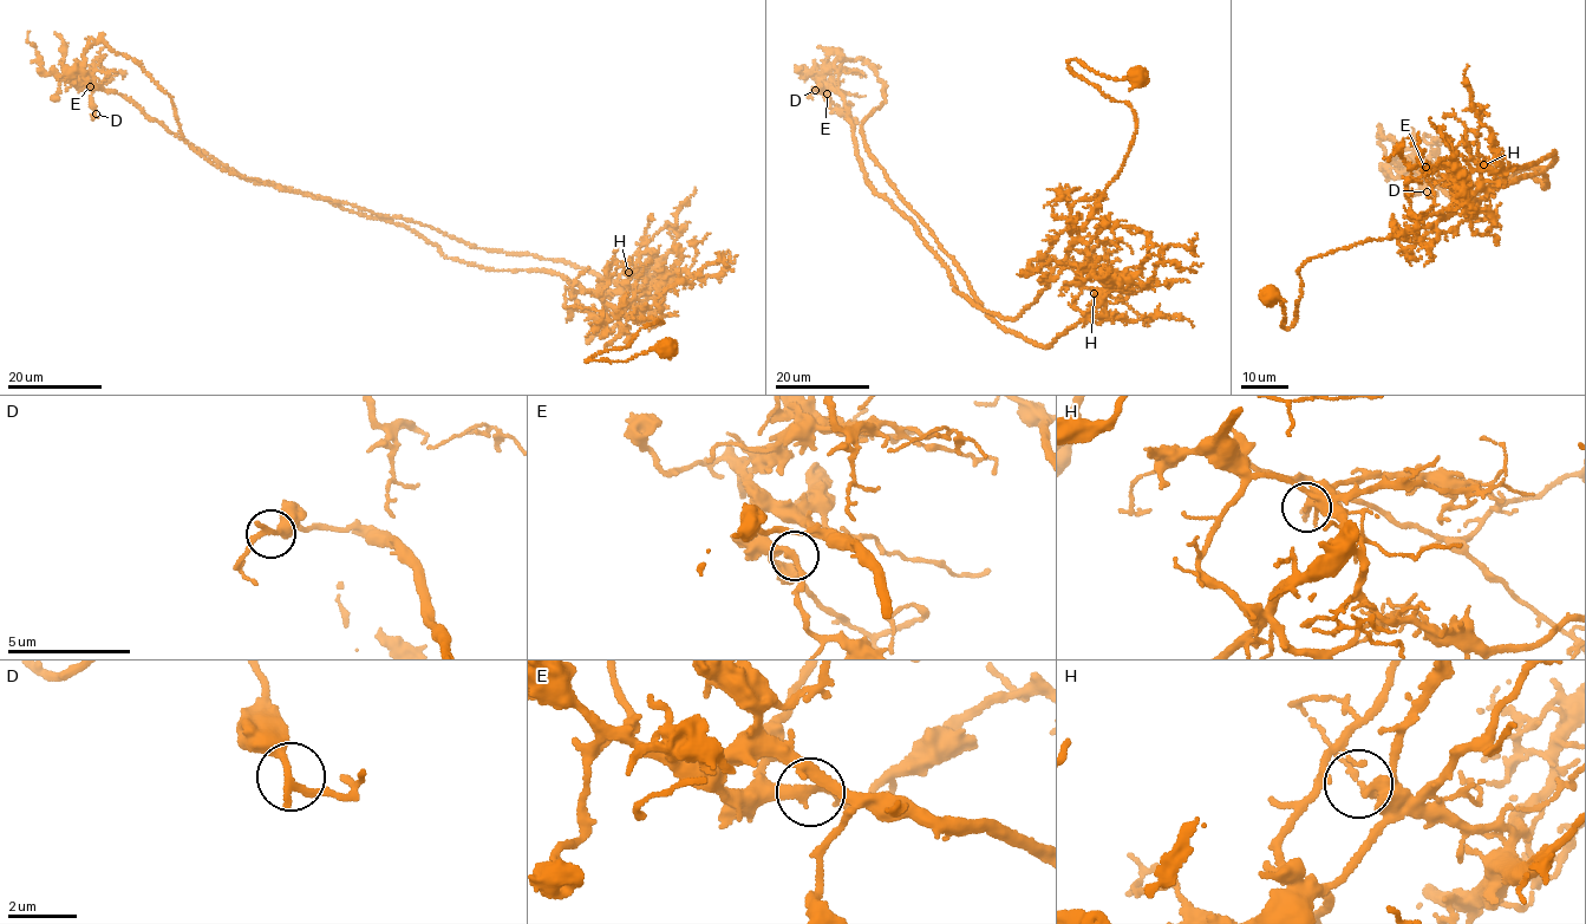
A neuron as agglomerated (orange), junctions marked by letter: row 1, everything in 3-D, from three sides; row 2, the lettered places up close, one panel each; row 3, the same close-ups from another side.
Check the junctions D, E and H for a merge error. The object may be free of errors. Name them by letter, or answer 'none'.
H

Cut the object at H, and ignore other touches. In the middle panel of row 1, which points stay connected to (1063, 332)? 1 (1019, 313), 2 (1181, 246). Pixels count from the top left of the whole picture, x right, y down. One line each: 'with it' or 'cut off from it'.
1: cut off from it
2: with it

